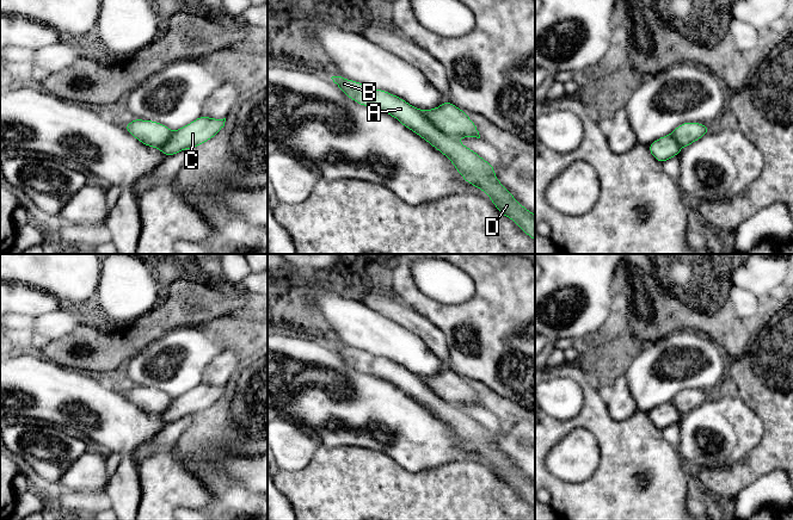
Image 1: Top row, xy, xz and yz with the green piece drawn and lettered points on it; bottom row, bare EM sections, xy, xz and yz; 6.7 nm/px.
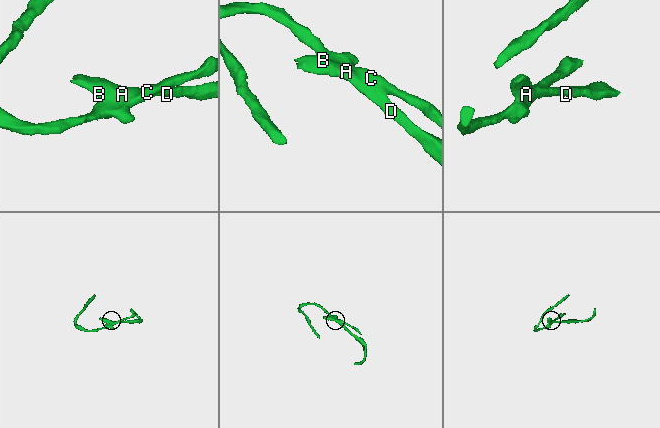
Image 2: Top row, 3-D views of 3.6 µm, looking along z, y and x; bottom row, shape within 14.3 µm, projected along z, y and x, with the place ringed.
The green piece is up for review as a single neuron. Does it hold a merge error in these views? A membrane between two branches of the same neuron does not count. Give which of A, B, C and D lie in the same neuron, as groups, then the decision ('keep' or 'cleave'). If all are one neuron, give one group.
A B C D; keep

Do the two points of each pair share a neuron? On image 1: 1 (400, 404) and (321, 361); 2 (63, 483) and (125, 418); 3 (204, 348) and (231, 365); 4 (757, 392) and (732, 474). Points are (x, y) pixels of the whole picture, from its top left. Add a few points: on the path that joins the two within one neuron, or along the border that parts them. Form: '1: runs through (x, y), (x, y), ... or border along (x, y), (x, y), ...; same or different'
1: runs through (380, 404), (362, 404), (337, 382); same
2: border along (92, 445), (106, 453); different
3: border along (227, 348), (204, 370), (202, 381); different
4: runs through (772, 415), (772, 444), (755, 460); same

